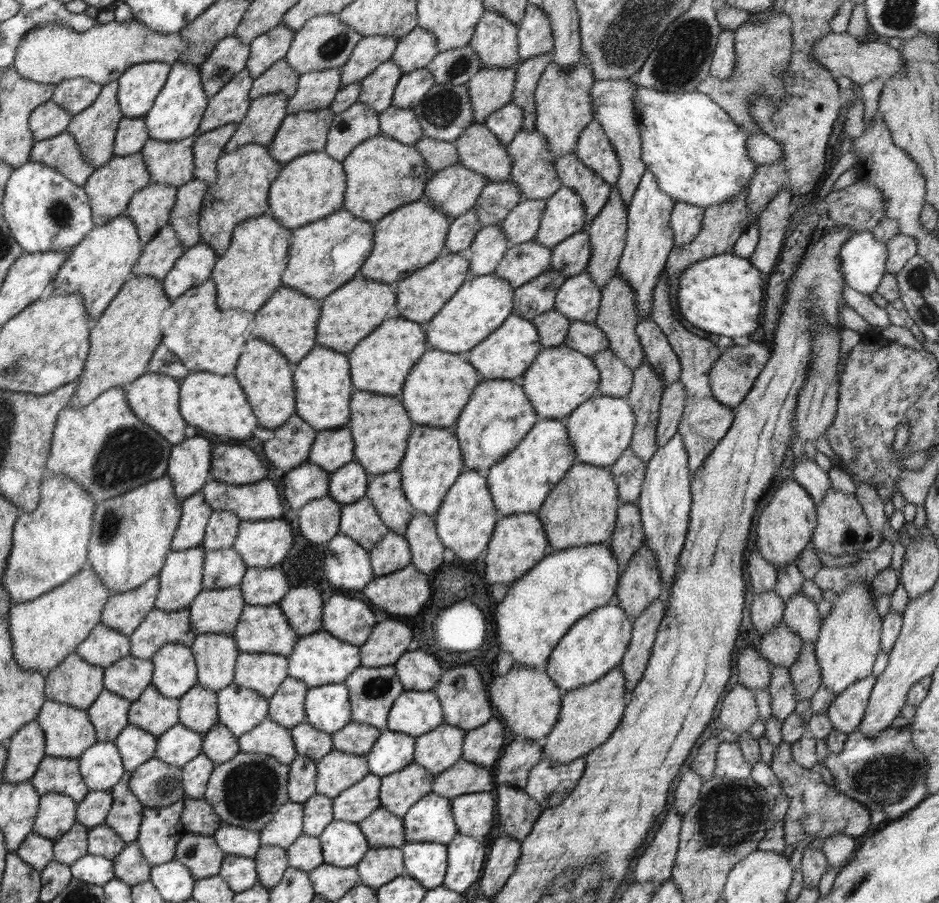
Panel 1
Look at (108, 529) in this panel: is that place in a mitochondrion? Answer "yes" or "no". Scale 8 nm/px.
yes

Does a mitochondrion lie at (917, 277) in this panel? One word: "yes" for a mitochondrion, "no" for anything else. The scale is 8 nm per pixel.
yes

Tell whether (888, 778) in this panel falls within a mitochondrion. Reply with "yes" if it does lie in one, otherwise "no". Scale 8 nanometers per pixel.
yes

